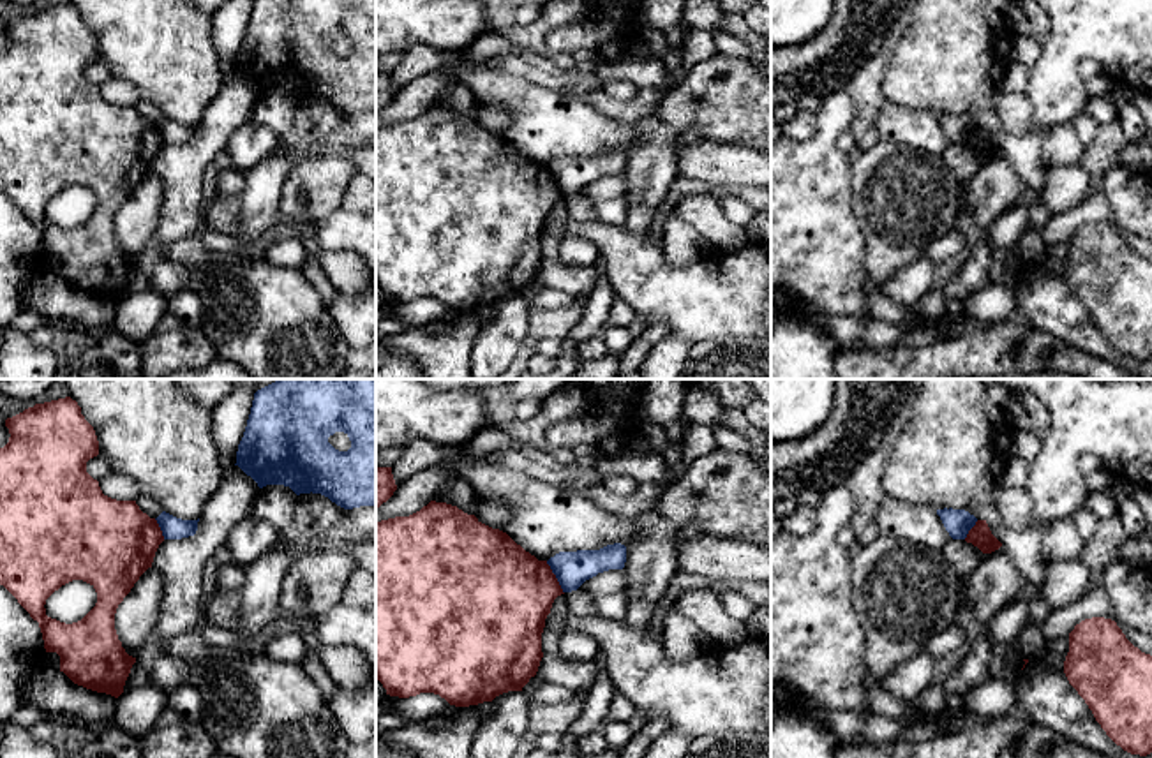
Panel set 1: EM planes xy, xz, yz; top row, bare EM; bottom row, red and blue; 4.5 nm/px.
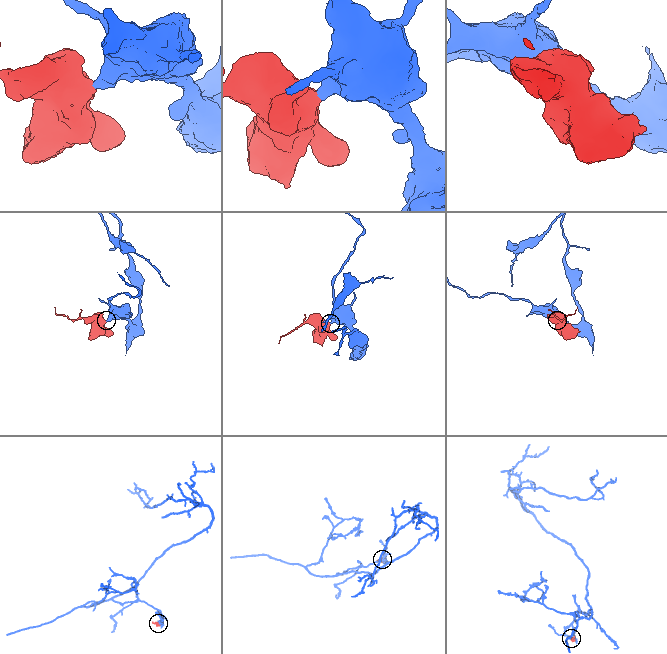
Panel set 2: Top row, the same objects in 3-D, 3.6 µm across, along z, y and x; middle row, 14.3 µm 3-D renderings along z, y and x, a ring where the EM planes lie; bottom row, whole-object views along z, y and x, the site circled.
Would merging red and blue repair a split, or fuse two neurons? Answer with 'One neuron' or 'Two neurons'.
Two neurons

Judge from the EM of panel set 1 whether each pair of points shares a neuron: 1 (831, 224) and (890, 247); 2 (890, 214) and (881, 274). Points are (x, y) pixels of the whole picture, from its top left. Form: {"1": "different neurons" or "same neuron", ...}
{"1": "different neurons", "2": "same neuron"}

